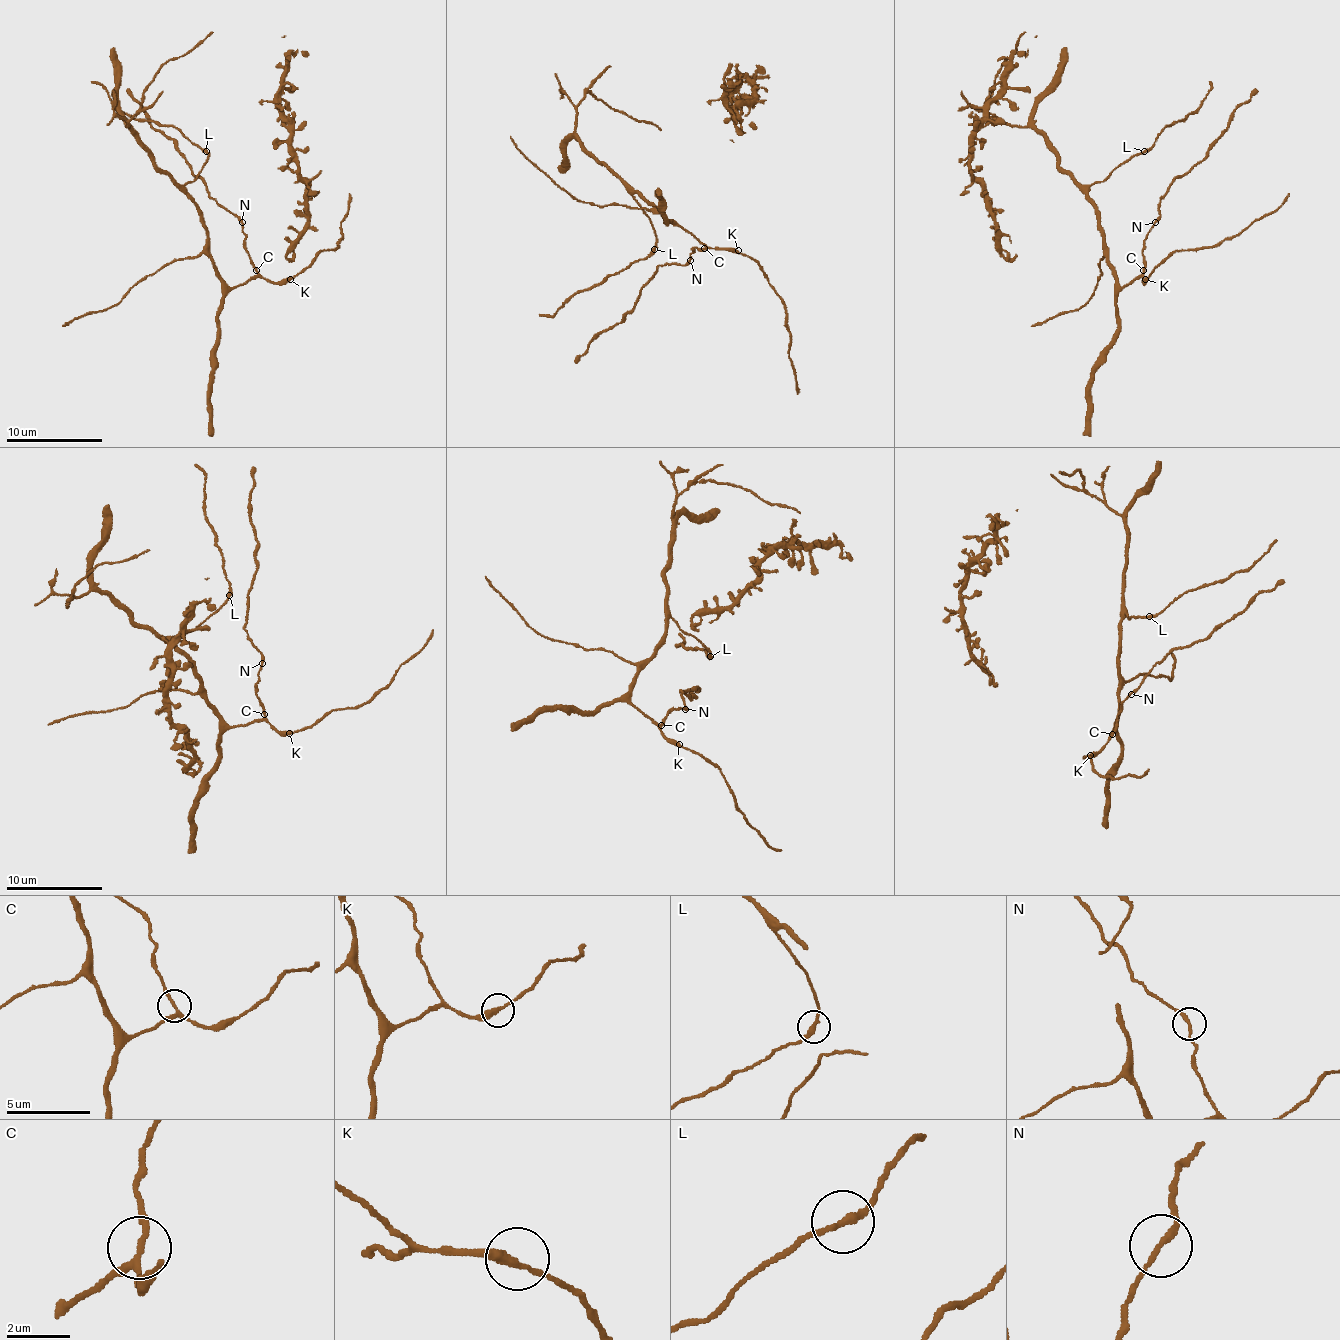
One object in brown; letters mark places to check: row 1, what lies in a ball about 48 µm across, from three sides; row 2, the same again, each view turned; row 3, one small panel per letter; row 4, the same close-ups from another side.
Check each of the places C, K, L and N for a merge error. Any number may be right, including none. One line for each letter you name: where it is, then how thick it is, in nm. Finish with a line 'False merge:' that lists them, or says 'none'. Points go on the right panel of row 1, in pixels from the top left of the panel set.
False merge: none

